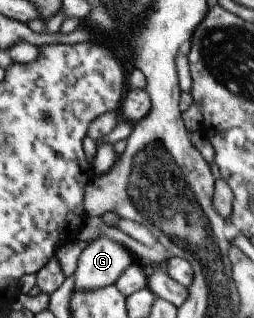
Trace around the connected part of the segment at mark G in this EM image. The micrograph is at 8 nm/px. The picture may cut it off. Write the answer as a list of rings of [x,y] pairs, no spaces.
[[[99,236],[86,243],[74,272],[74,290],[77,292],[99,290],[115,284],[121,273],[133,264],[130,250],[107,236]]]

